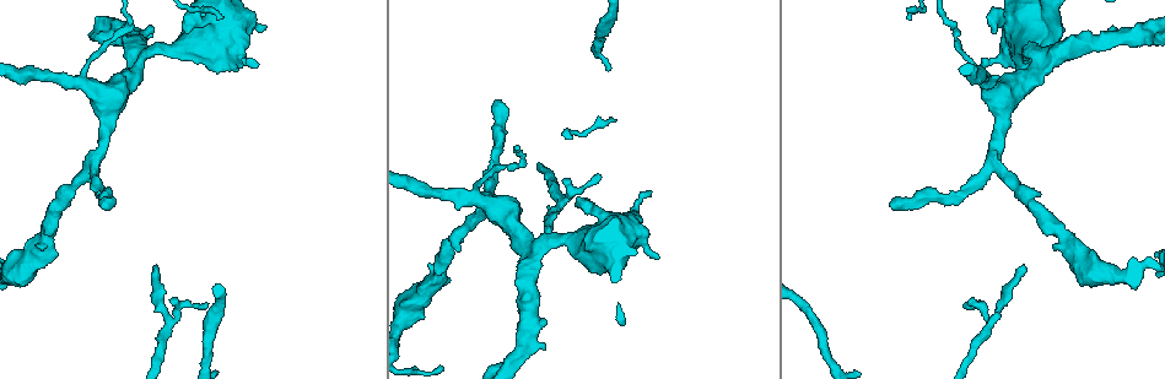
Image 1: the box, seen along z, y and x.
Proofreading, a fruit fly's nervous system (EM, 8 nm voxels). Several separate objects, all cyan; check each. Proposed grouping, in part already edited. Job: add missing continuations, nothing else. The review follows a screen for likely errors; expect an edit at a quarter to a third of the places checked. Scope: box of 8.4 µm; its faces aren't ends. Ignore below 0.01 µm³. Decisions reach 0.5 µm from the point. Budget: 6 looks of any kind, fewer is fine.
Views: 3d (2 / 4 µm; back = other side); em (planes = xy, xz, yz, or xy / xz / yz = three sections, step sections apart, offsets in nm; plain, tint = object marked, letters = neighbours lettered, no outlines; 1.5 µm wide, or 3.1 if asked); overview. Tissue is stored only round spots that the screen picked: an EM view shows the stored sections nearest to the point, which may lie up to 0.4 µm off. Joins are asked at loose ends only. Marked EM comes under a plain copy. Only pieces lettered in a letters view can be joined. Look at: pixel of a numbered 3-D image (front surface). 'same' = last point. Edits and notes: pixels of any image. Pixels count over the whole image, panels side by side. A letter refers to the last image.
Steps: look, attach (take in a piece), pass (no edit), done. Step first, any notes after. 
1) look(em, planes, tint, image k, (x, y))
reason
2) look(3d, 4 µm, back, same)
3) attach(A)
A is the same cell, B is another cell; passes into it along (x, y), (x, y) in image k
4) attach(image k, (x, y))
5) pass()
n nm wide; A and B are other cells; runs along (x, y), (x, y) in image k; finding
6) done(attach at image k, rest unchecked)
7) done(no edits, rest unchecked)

look(3d, 2 µm, image 1, (985, 66))
an open end

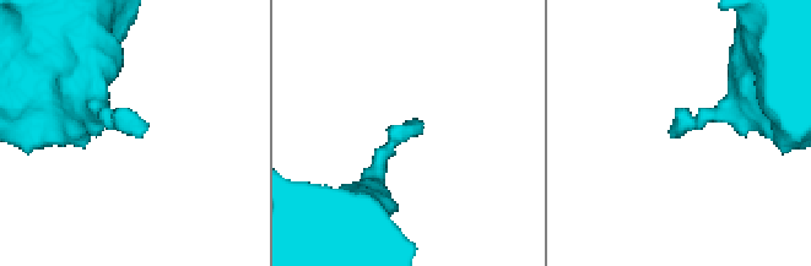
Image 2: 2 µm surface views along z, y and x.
look(em, yz, step 4, tint, image 2, (142, 135))

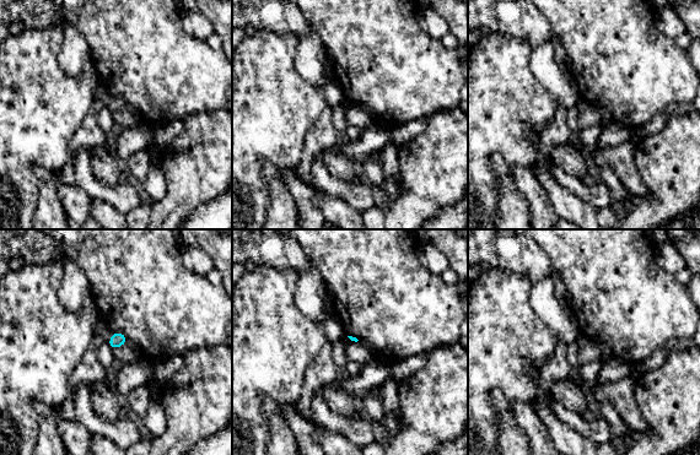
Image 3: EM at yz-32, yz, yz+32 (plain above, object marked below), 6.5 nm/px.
look(em, planes, letters, same)
cut it another way

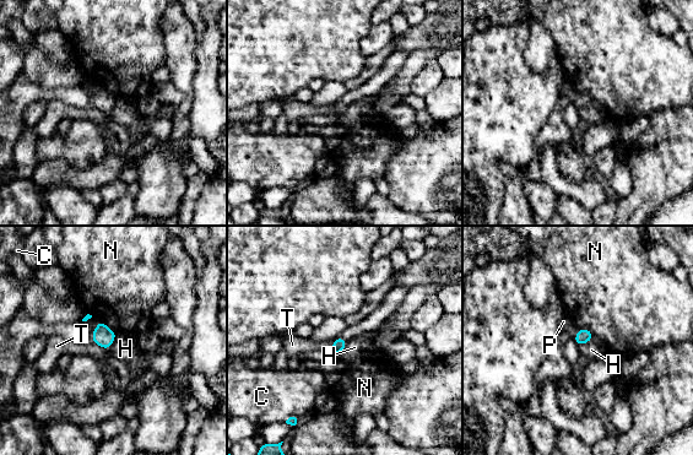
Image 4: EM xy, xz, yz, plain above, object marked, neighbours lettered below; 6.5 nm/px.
pass()
C, H, N, P and T are other cells; border along (117, 332), (108, 348) in image 4; none of them fits

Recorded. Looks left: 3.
look(em, planes, letters, image 1, (498, 101))
branch stops here

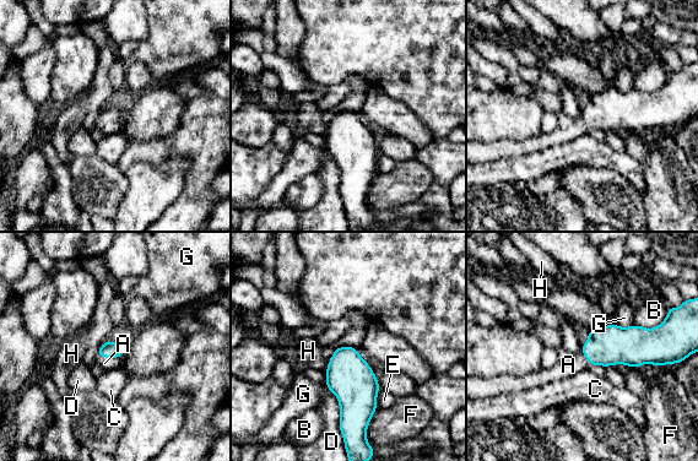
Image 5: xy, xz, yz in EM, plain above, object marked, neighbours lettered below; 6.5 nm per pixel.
attach(A)
D touches over 320 nm; A is the same cell, B, C, D, E, F, G and H are other cells; passes into it along (108, 350), (109, 357), (104, 363) in image 5; it goes on there

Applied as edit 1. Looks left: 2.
done(attach at image 5, rest unchecked)

